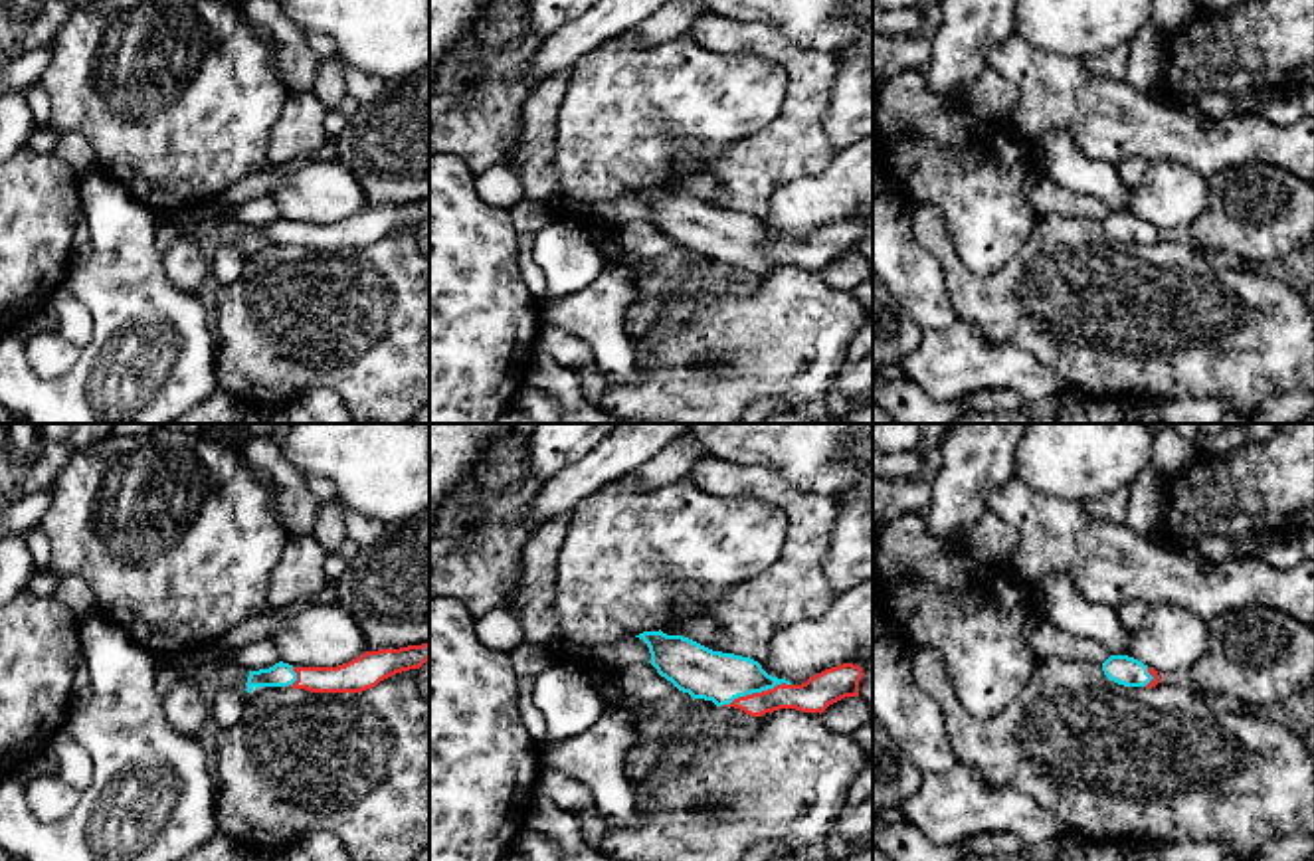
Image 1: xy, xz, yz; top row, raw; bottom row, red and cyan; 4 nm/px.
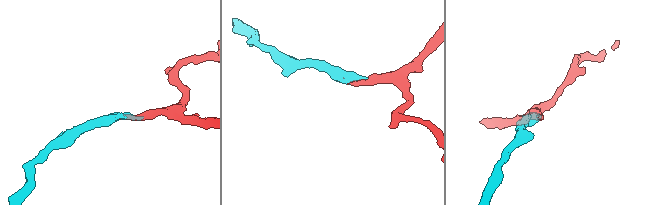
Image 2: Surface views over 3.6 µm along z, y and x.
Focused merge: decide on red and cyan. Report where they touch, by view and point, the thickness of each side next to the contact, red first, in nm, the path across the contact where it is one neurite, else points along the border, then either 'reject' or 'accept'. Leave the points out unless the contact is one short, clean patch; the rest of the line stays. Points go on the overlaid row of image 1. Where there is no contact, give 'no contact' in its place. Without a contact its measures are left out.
meets red in xz at (754, 693); 140 nm thick on the red side, 200 nm on the other; runs through xz (814, 695), (754, 693), (741, 681), (713, 675); accept

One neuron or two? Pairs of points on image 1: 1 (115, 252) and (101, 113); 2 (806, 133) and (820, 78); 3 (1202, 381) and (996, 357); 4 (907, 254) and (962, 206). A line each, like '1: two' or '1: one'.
1: two
2: one
3: two
4: two

